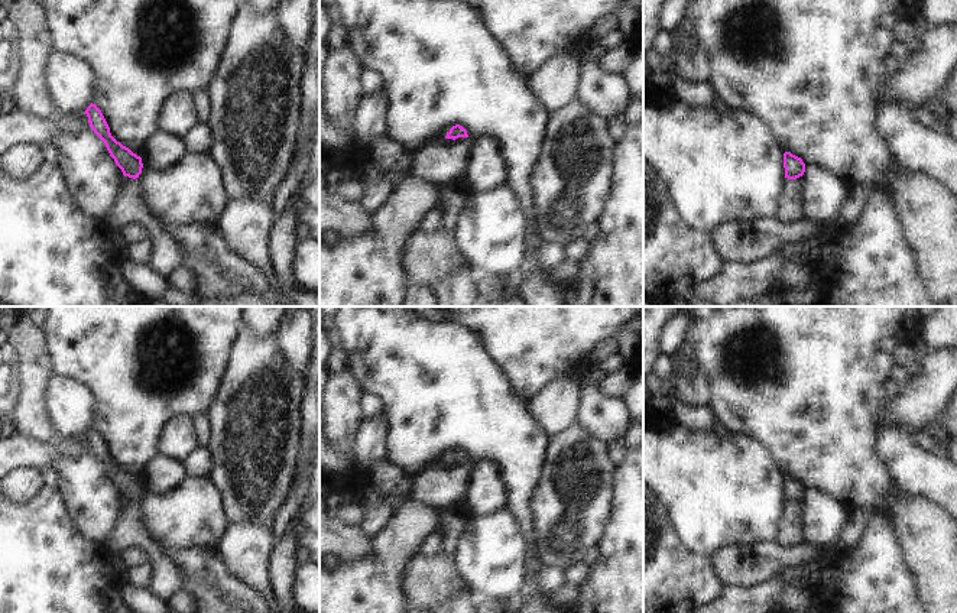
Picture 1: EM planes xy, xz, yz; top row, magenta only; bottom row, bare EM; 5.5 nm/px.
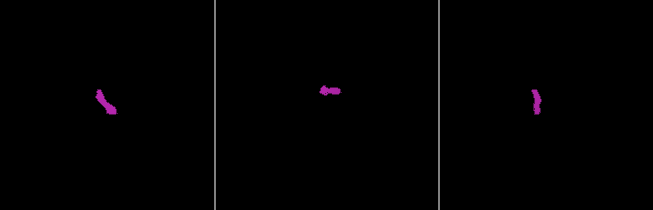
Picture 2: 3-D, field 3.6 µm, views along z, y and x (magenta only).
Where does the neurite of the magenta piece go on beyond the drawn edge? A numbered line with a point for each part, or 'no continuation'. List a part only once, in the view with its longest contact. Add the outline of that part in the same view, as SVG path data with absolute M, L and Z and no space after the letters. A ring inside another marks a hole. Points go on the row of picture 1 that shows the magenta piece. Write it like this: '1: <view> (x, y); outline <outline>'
1: xz (441, 136); outline M451 124L445 126L445 127L435 136L435 139L437 139L441 145L452 145L452 143L455 143L455 142L460 142L460 140L463 140L463 139L467 139L467 137L458 137L458 139L455 139L455 140L447 139L445 136L447 136L447 133L450 132L451 127L452 127Z

